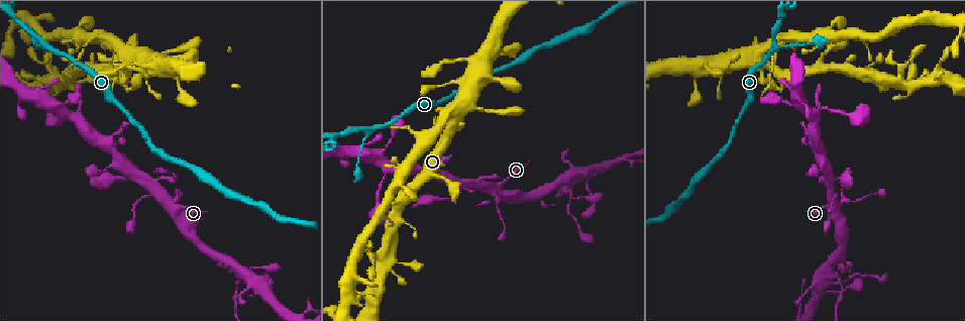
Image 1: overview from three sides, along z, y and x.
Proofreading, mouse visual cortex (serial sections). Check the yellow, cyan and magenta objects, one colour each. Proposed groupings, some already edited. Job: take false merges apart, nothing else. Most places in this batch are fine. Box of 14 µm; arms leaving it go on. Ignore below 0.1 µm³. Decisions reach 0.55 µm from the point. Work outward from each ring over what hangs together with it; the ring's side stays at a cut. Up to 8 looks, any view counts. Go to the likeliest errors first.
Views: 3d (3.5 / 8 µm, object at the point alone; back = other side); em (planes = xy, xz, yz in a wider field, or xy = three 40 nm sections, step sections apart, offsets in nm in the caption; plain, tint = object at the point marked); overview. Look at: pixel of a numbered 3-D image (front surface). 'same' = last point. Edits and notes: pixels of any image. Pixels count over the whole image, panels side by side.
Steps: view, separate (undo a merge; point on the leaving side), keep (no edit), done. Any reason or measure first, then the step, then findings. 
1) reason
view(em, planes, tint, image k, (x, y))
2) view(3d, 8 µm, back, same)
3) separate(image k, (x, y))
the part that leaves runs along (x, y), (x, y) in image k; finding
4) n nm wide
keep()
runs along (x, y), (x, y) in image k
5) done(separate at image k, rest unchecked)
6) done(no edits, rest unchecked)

sudden change in width
view(3d, 3.5 µm, image 1, (238, 283))

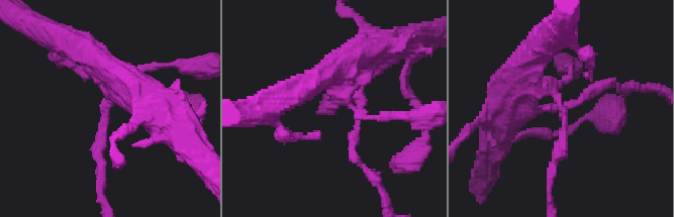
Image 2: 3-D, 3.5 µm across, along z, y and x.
shape alone is not enough
view(em, xy, step 1, tint, image 2, (333, 109))

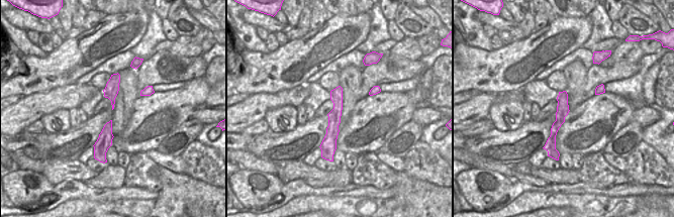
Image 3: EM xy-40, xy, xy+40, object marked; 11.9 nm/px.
keep()
runs along (521, 64), (563, 110), (553, 166) in image 2; continuous, no second cell

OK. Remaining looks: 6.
a fork
view(3d, 3.5 µm, image 1, (773, 48))

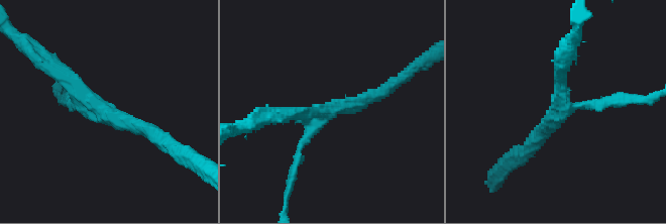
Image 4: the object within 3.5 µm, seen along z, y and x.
view(em, xy, step 3, tint, image 4, (323, 112))

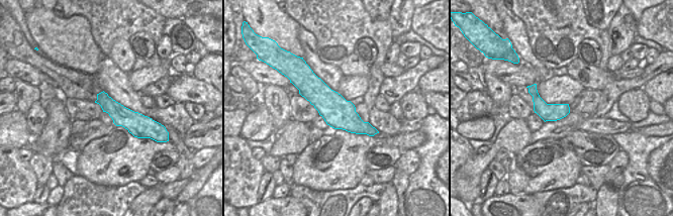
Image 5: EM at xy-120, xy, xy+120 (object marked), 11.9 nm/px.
keep()
runs along (154, 133), (105, 114), (46, 65) in image 4; continuous, no second cell

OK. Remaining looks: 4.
three arms meet
view(3d, 3.5 µm, image 1, (390, 169))

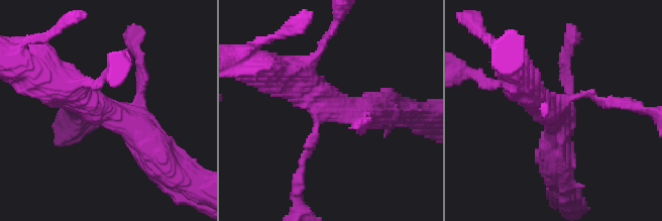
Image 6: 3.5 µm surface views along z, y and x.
3 arms; arms of 100, 400, 450 nm
view(em, xy, step 2, tint, image 6, (552, 111))

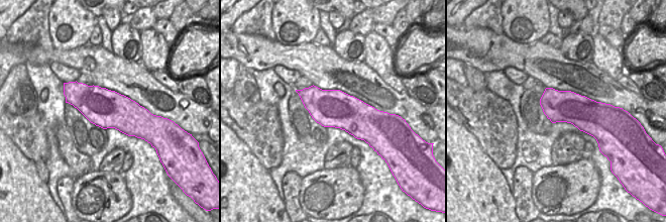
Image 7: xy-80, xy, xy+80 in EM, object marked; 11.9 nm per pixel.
cut it another way
view(em, xy, step 3, tint, same)

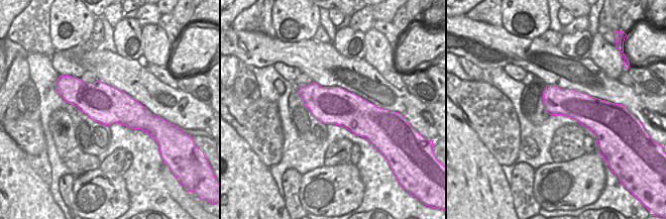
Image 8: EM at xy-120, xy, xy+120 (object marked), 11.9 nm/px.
keep()
runs along (157, 151), (123, 118), (48, 81) in image 6; one cell here

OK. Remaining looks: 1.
done(no edits, rest unchecked)

